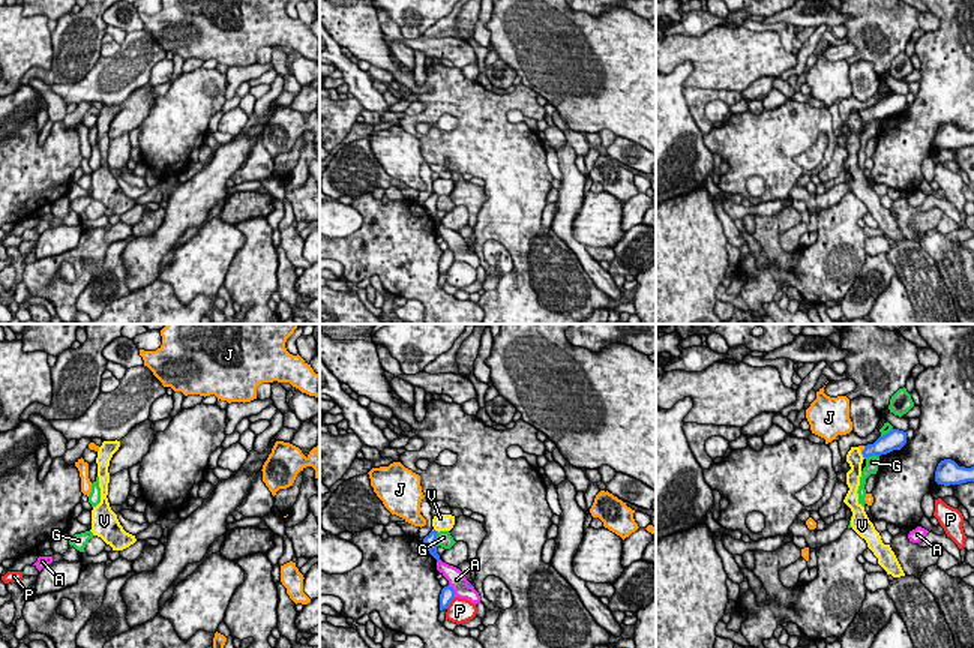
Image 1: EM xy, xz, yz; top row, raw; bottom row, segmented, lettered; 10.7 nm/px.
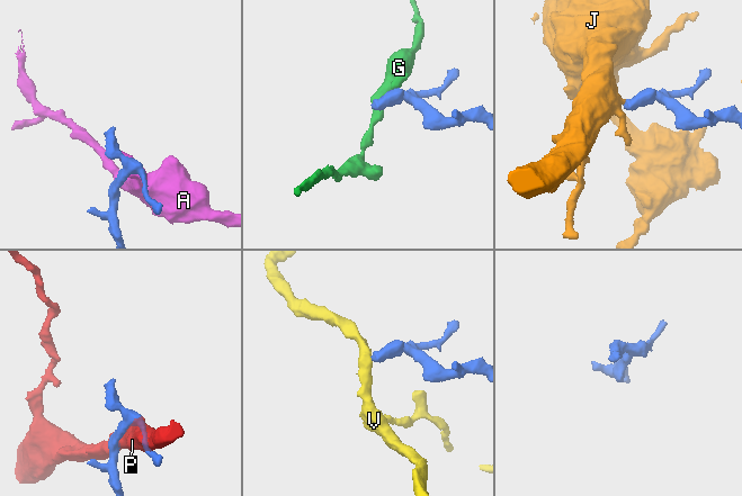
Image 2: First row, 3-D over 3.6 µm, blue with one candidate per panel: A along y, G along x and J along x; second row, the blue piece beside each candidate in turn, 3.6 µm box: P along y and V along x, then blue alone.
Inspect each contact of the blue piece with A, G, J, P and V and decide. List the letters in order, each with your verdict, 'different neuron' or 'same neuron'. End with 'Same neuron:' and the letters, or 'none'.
A: different neuron
G: different neuron
J: same neuron
P: different neuron
V: different neuron
Same neuron: J

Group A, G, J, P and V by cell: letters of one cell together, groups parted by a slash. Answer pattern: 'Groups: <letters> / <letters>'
Groups: A / G / J / P / V

